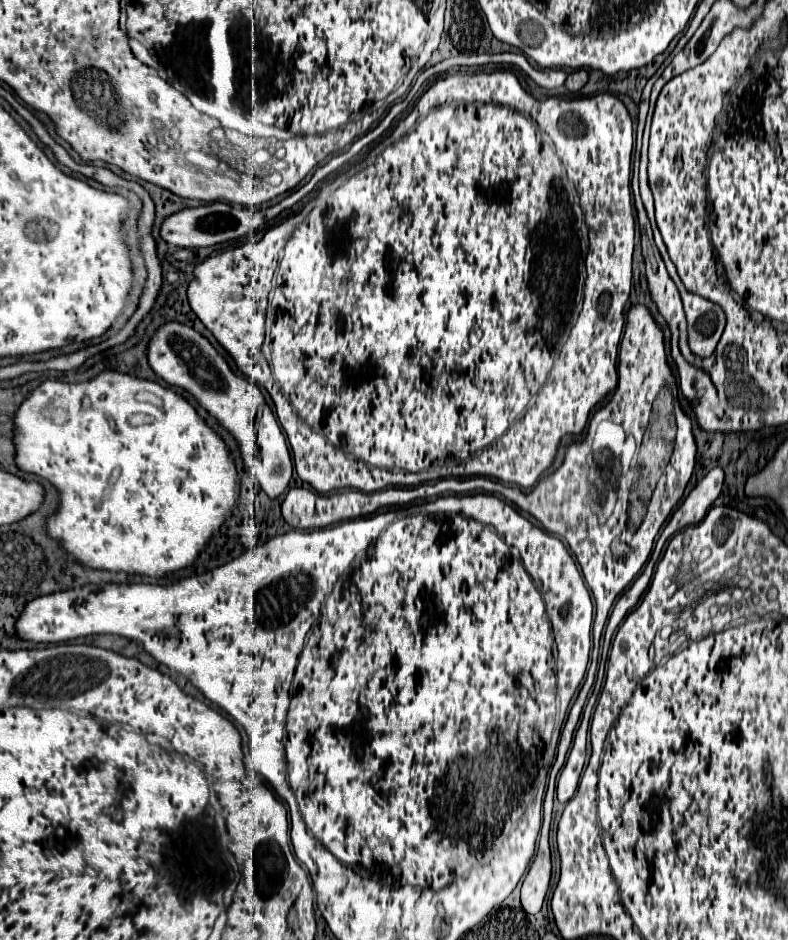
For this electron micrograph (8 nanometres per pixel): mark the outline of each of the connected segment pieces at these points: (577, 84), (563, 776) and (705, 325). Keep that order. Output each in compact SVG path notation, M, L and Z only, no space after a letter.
M574 70L574 72L570 72L570 74L568 74L568 78L566 78L564 86L566 86L566 90L570 90L570 92L576 92L576 90L581 90L581 88L584 87L588 81L588 78L588 70Z
M586 718L580 724L582 726L574 734L574 742L572 742L572 748L568 752L568 760L566 760L566 764L560 772L560 778L558 778L556 792L558 792L560 802L568 802L574 796L574 792L578 788L582 768L584 768L584 760L586 760L586 724L588 724Z
M684 284L676 286L684 304L684 314L688 322L688 346L690 350L706 358L714 352L722 330L724 330L724 312L720 306L684 290Z

